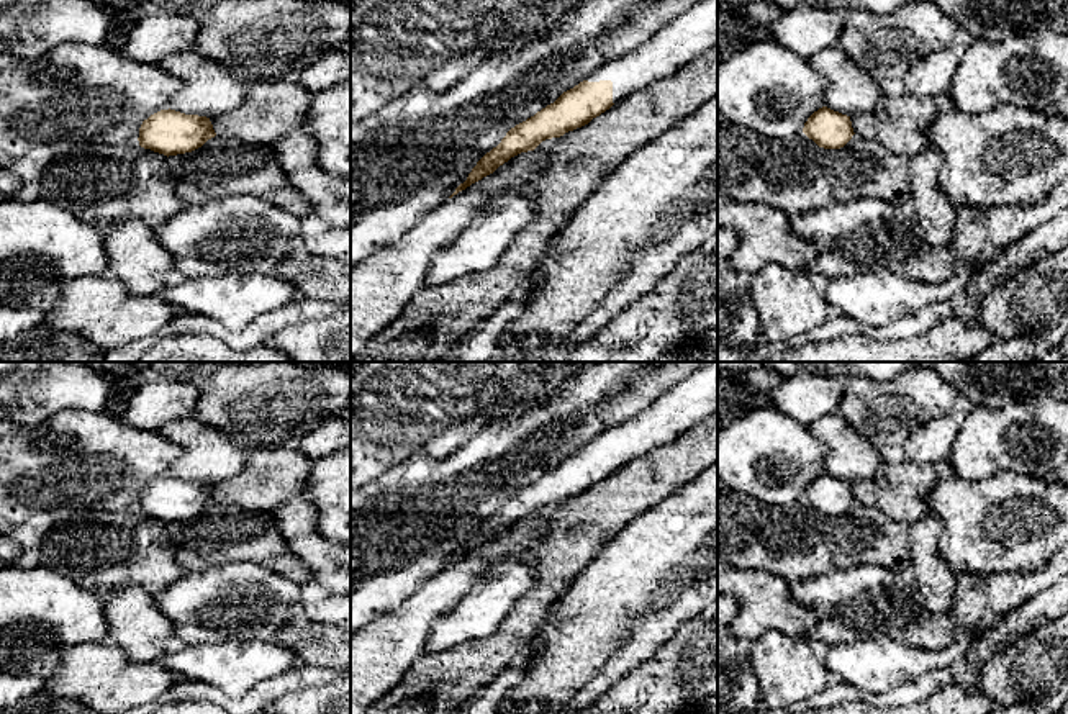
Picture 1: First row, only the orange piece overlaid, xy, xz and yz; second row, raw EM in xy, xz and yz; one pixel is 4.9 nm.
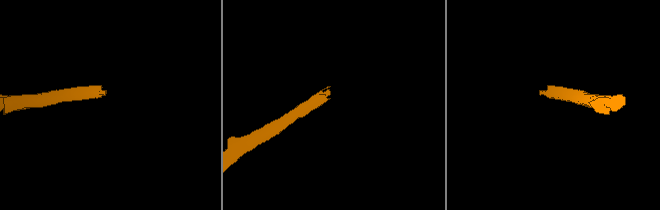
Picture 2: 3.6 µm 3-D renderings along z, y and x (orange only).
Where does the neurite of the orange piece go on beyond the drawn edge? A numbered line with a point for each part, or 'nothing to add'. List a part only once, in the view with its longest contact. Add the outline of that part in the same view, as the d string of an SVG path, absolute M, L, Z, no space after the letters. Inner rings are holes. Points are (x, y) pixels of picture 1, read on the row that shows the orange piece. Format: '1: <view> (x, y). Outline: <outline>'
1: xz (692, 33). Outline: M701 0L634 51L613 59L586 80L613 82L613 103L667 77L717 46L717 0Z

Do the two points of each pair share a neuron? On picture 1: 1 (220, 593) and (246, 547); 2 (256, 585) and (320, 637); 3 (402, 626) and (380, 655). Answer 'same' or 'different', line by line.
1: different
2: different
3: same

